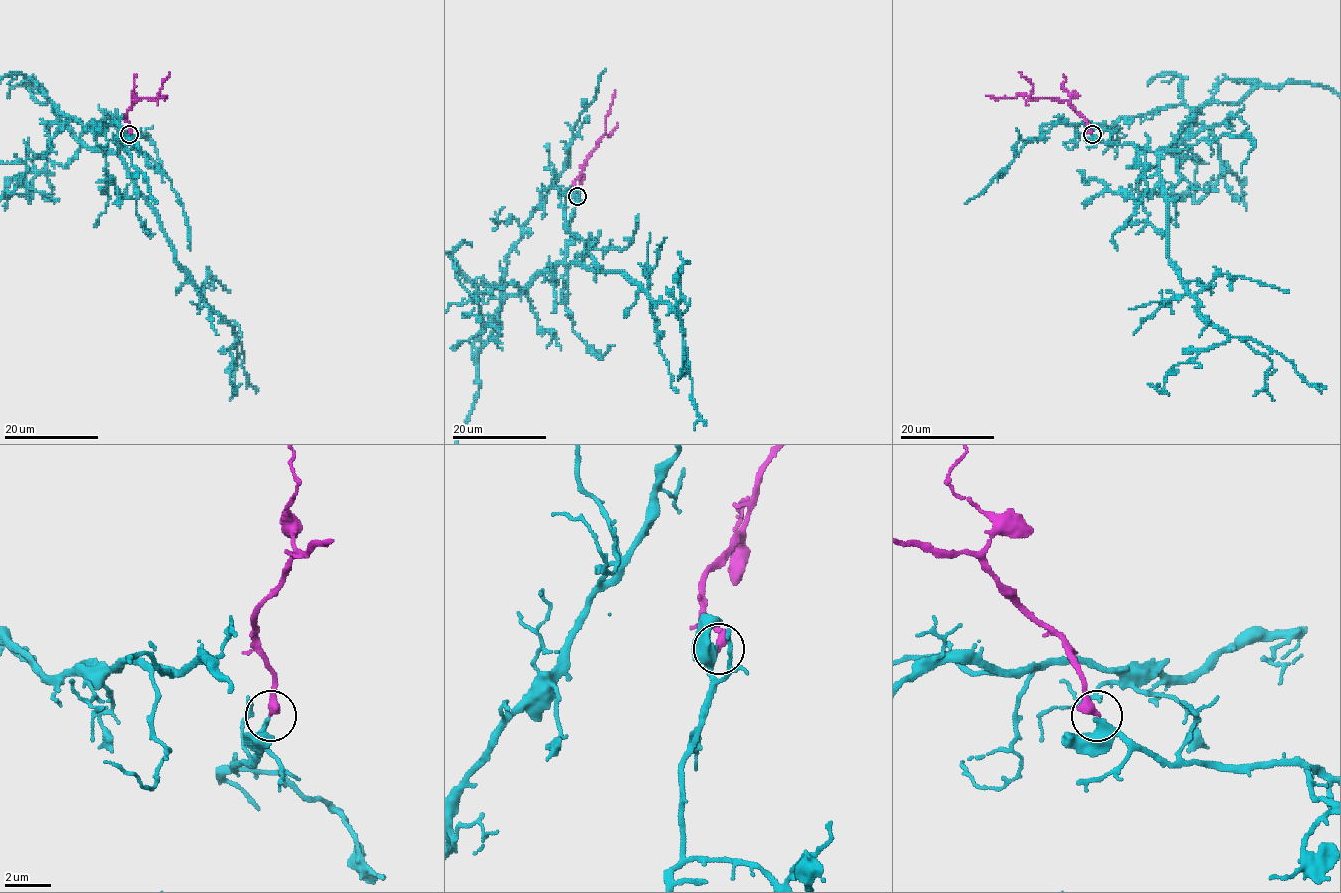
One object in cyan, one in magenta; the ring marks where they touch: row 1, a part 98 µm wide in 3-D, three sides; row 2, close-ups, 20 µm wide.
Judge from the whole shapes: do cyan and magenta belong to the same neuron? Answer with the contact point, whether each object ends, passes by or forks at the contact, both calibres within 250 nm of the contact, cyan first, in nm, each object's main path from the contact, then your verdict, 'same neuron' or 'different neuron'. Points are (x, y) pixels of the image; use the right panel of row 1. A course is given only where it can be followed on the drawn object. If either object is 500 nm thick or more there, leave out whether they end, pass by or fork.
place (1092, 134); cyan passes by; magenta ends; calibres 280 and 400 nm; course magenta (1092, 133), (1087, 122), (1066, 101), (1017, 95), (1012, 98), (993, 98), (986, 95); same neuron

